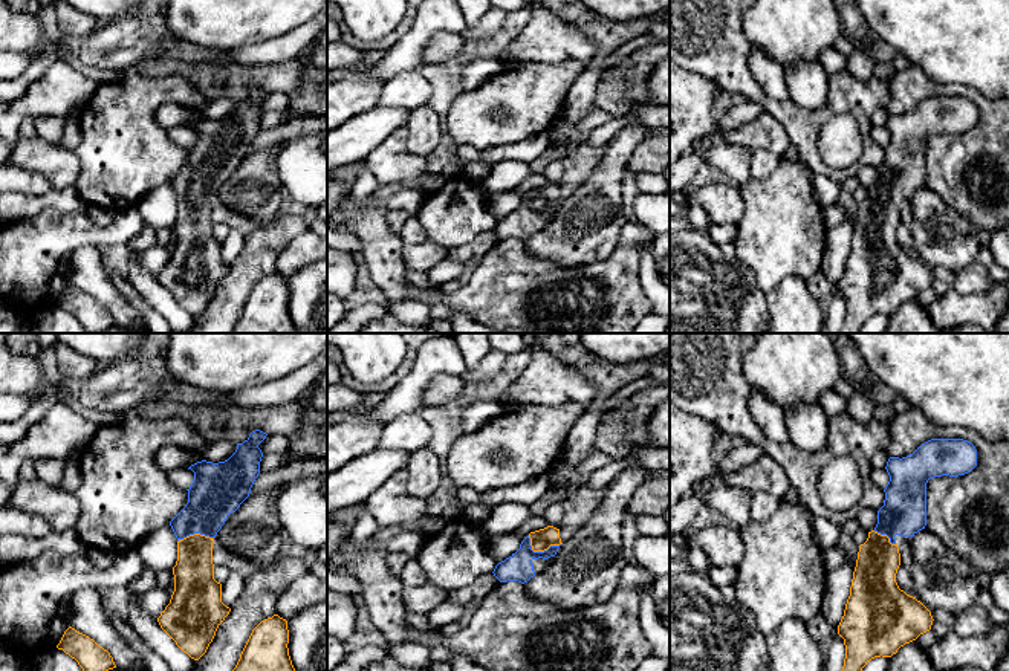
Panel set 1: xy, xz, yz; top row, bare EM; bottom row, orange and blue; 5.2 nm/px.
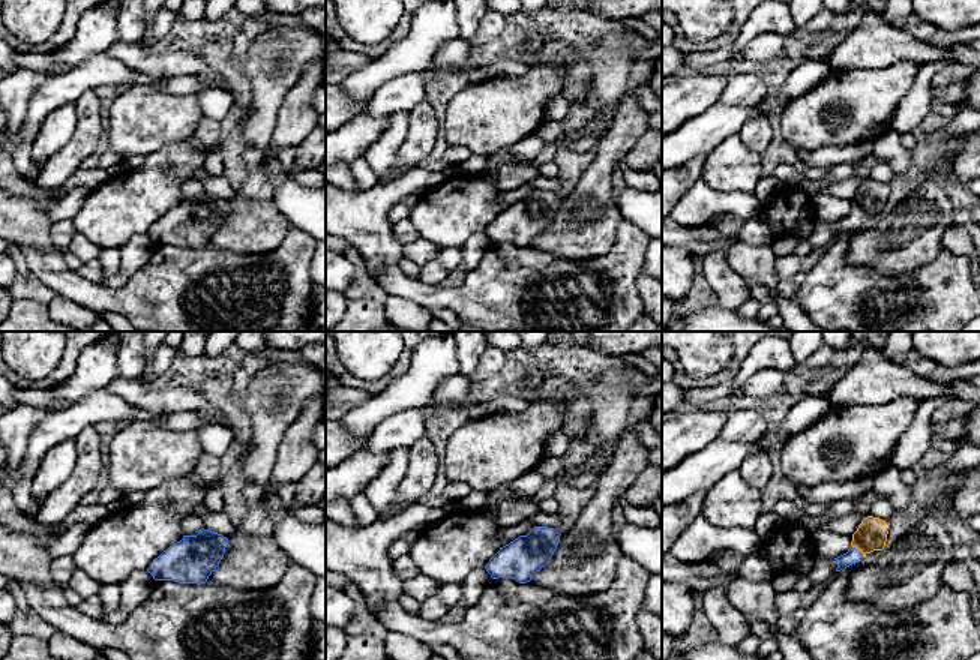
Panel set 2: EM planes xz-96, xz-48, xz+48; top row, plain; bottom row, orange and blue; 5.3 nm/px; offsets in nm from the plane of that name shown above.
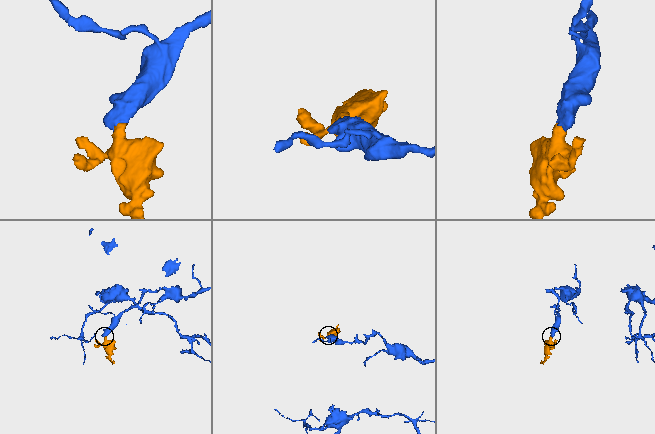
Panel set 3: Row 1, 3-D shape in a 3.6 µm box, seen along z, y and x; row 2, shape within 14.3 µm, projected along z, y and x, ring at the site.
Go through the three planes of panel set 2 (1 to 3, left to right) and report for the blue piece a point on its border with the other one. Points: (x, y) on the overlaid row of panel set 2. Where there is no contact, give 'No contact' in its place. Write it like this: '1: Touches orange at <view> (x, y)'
1: No contact
2: No contact
3: Touches orange at xz+48 (857, 548)

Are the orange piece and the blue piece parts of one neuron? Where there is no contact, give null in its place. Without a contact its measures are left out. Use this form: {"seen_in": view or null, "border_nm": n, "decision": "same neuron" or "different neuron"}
{"seen_in": "xz", "border_nm": 180, "decision": "same neuron"}

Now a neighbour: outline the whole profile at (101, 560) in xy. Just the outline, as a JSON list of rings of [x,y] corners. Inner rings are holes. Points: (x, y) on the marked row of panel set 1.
[[[87,547],[86,552],[87,558],[90,559],[90,562],[96,567],[96,569],[107,569],[112,566],[112,562],[115,561],[115,553],[107,553],[104,550],[95,549],[95,547]]]

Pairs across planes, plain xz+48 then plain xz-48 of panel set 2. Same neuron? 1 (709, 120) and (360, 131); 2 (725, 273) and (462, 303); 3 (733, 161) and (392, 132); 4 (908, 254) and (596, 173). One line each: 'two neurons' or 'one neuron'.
1: one neuron
2: two neurons
3: one neuron
4: one neuron

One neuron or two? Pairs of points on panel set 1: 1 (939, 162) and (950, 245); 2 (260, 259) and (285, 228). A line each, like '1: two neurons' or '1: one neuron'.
1: two neurons
2: one neuron

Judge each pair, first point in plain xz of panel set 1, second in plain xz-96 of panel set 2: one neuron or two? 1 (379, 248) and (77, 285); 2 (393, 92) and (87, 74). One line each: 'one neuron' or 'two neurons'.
1: two neurons
2: one neuron

